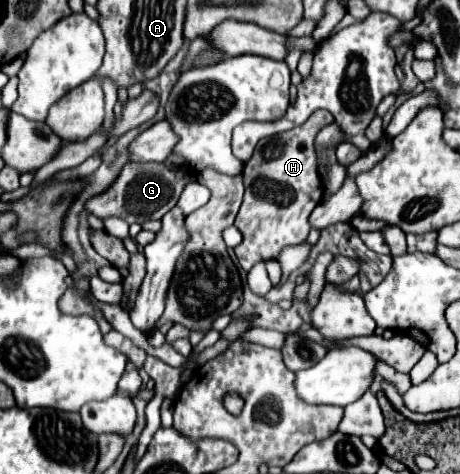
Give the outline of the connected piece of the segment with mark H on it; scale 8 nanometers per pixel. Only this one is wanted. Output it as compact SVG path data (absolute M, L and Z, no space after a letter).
M314 111L306 123L286 133L260 139L252 159L244 165L246 193L234 221L244 237L234 249L244 271L250 271L260 261L276 259L286 245L306 241L310 231L308 217L324 197L324 183L316 165L314 139L318 131L330 123L334 123L334 117L328 111Z

